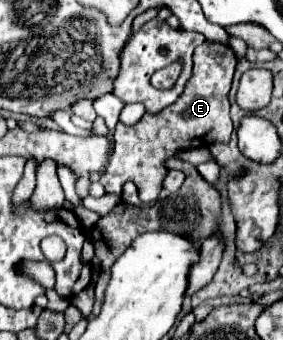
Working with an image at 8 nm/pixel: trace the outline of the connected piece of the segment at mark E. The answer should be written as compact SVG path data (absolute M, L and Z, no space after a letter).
M204 41L194 51L194 75L188 81L184 93L178 101L158 115L144 115L136 125L128 127L118 123L114 131L114 155L104 175L92 175L94 181L100 181L106 193L122 193L126 181L134 181L140 191L140 201L150 203L158 197L162 189L162 179L168 173L164 161L174 157L180 149L196 149L210 147L220 141L226 143L232 135L232 119L230 119L230 103L228 91L232 83L232 75L236 69L236 55L232 47L224 43Z

